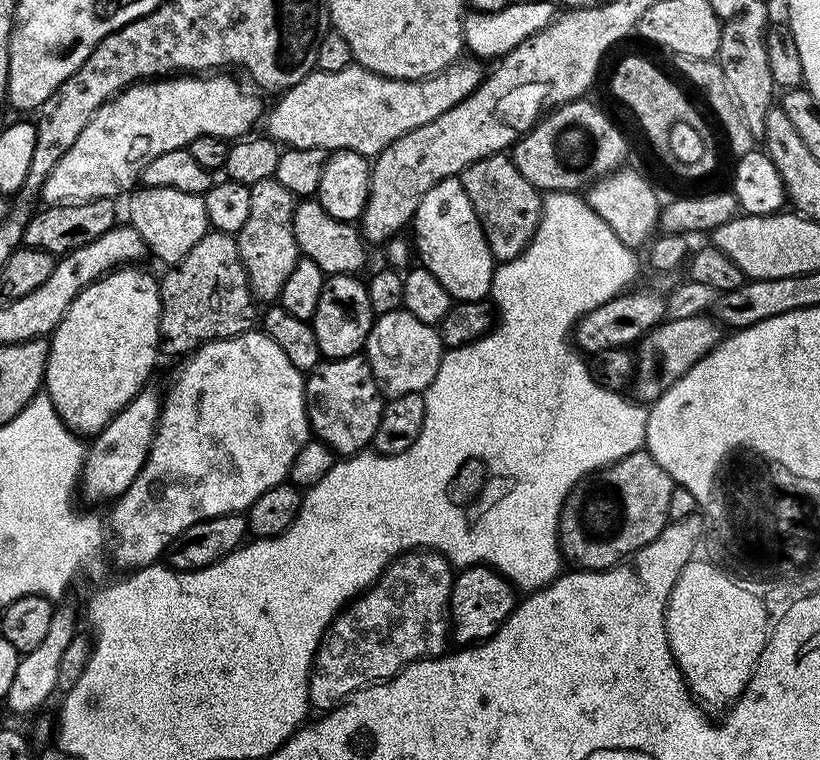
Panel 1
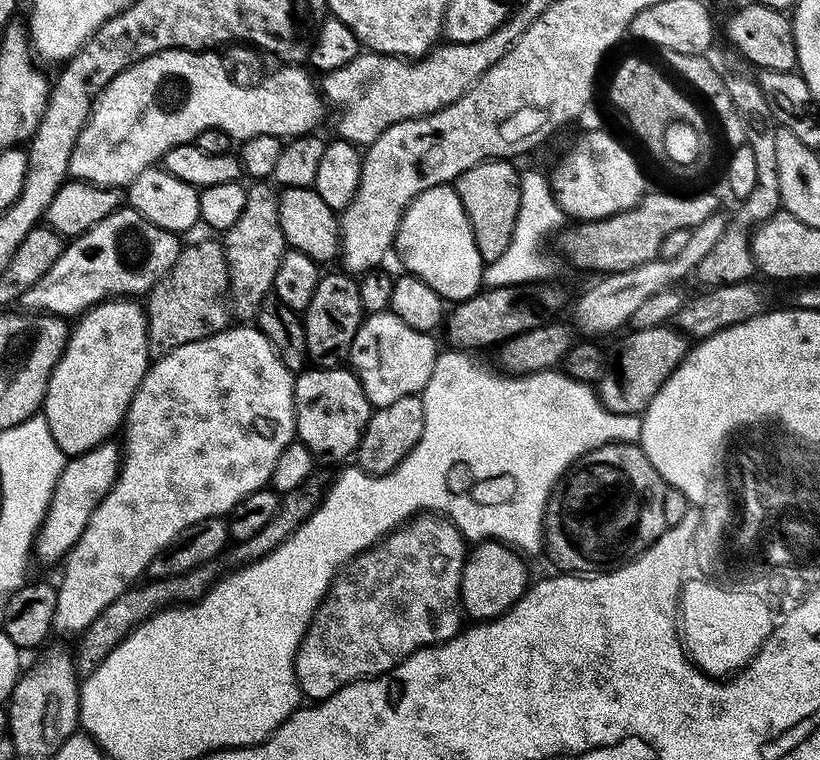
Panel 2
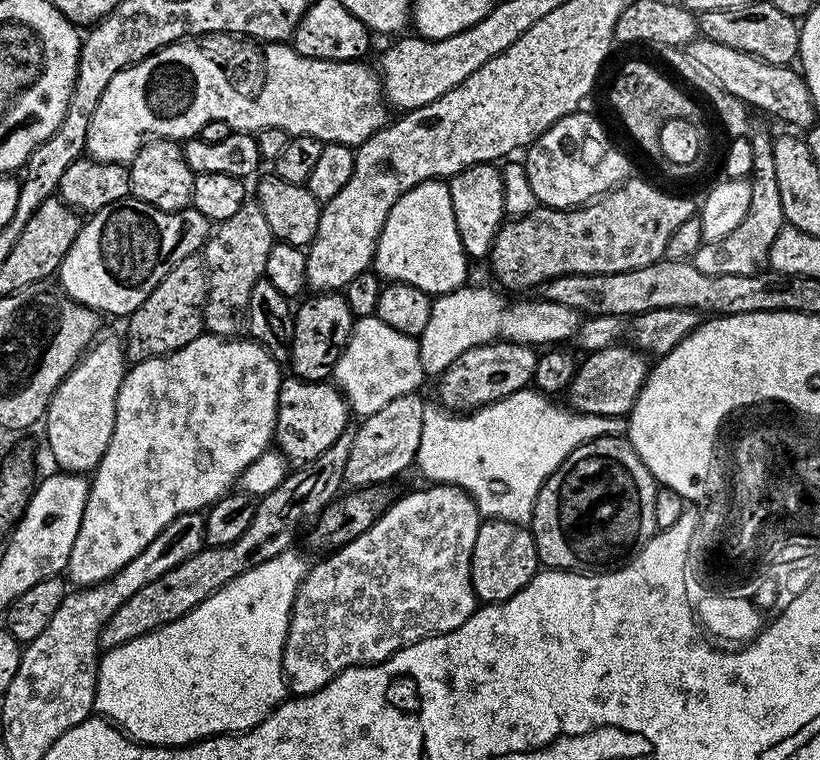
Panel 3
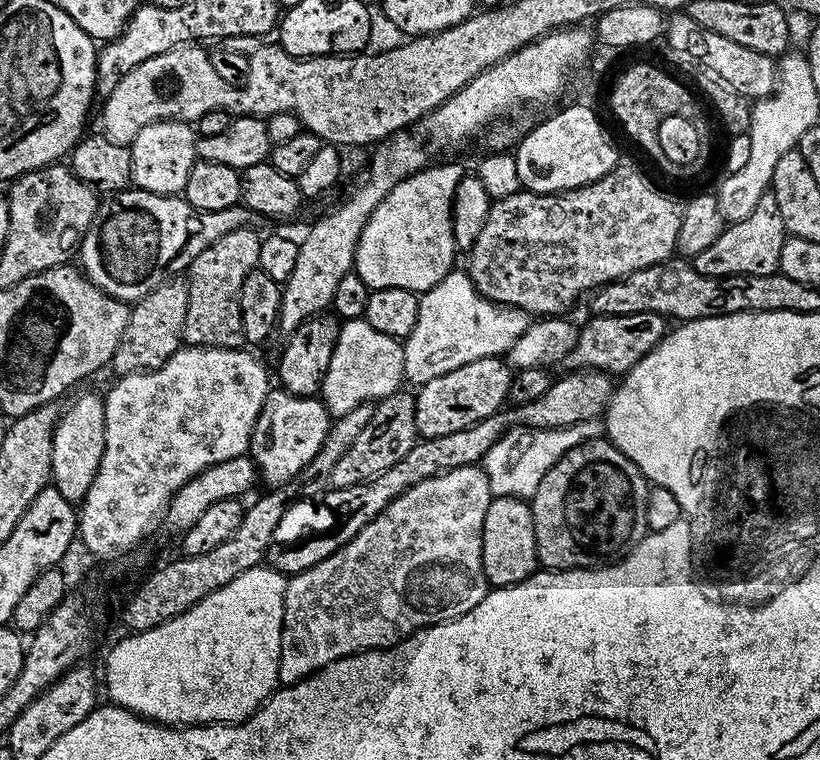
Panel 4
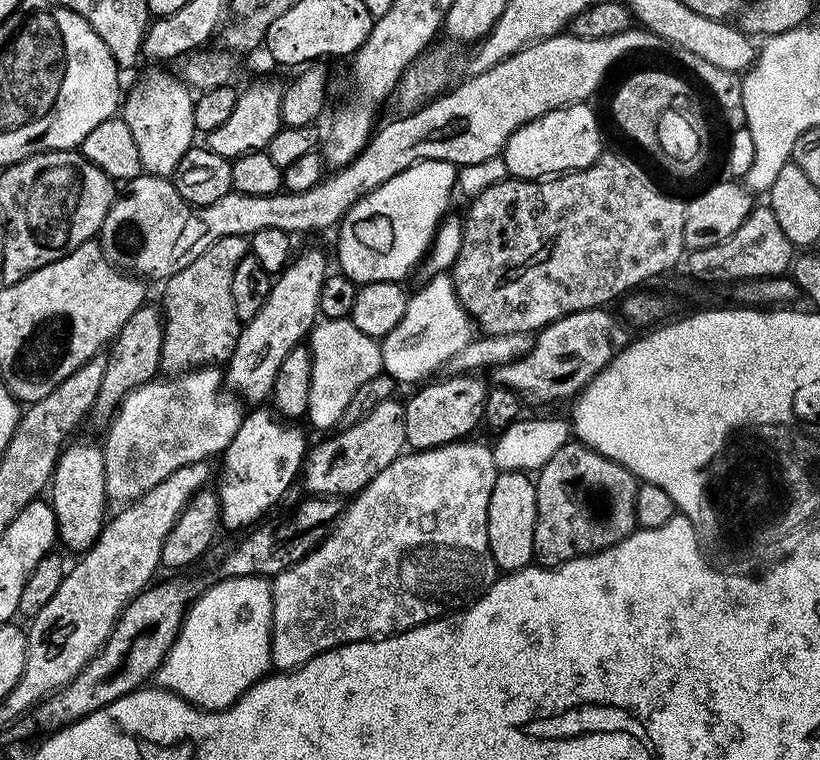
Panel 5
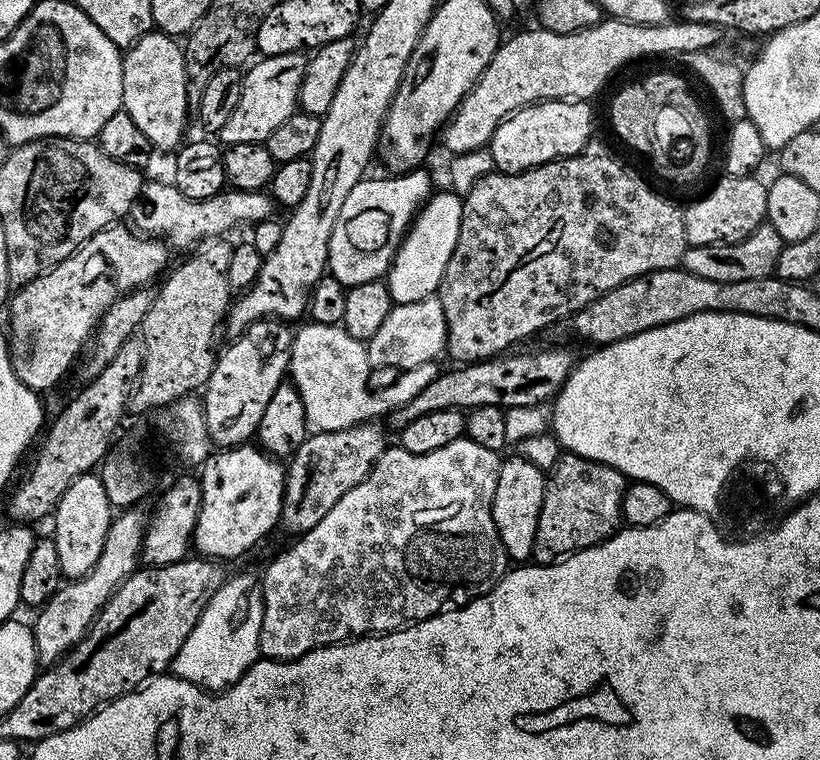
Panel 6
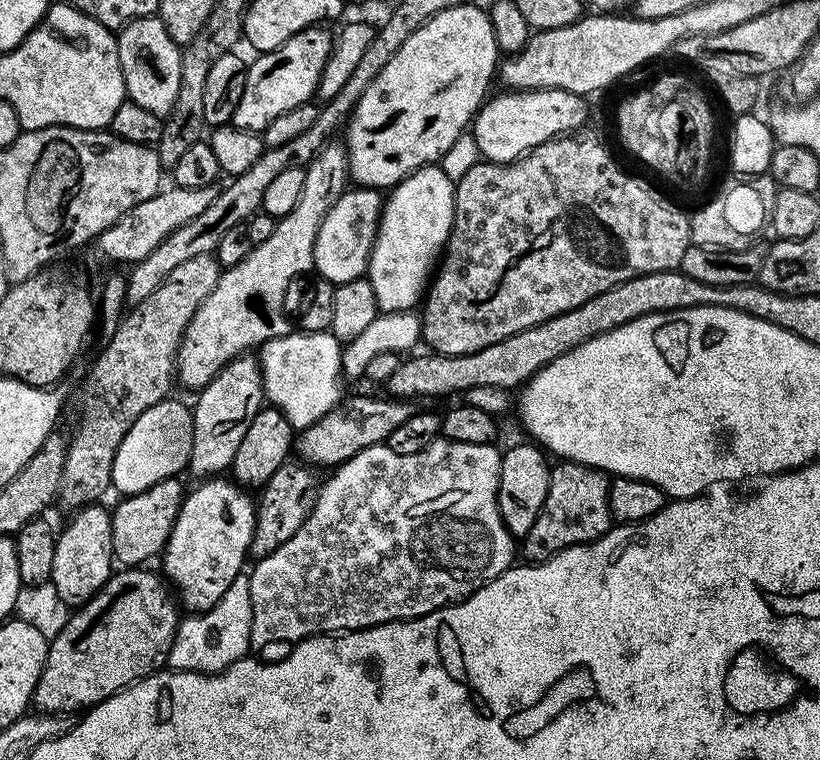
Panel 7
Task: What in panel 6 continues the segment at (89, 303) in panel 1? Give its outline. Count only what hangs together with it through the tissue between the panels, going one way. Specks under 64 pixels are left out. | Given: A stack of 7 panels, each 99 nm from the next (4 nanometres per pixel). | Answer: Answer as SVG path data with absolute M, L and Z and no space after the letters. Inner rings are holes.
M85 474L78 477L70 486L70 490L66 490L66 494L62 494L54 513L54 521L56 520L54 539L58 546L58 559L65 578L77 580L90 574L90 570L94 570L94 562L98 562L98 558L102 555L102 546L106 546L106 534L110 530L113 519L114 509L111 502L108 501L106 486L100 481L99 475Z

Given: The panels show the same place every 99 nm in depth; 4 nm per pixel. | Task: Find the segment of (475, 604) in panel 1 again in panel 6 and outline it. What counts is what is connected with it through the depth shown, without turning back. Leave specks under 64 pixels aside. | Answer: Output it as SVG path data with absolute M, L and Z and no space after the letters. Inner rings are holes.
M512 456L501 459L498 470L498 486L494 486L494 502L492 517L498 530L498 538L502 538L502 546L506 550L509 561L528 562L532 560L534 550L534 534L538 530L538 514L542 514L542 498L544 497L545 469L539 468L532 460L524 456Z

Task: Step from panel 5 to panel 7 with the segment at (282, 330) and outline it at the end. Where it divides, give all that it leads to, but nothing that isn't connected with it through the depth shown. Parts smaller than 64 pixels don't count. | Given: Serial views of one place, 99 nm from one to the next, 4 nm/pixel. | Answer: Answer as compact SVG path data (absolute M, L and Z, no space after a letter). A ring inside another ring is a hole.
M245 354L232 360L221 370L214 379L204 388L199 389L196 404L191 405L192 409L192 449L188 459L187 471L193 472L196 478L216 478L227 473L234 462L234 454L242 443L246 429L250 422L254 422L254 414L265 403L264 395L264 373L260 371L260 362L255 355Z

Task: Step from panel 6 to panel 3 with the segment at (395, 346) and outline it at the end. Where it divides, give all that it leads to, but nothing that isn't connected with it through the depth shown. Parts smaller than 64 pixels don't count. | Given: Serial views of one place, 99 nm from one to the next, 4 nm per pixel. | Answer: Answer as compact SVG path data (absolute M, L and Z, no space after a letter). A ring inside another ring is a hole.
M455 288L432 301L430 322L426 322L426 330L422 330L418 338L422 366L429 377L439 377L459 356L466 354L466 350L474 350L474 346L492 344L496 340L533 346L560 346L575 337L581 323L581 312L562 306L562 302L537 298L511 304L488 288Z

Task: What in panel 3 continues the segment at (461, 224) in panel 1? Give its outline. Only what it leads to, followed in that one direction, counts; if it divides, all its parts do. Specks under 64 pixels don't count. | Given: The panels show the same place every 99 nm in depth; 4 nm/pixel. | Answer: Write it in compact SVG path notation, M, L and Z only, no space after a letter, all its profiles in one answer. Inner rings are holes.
M427 180L414 186L390 210L376 243L374 268L385 281L418 286L435 298L465 287L470 261L454 222L450 190L444 180Z

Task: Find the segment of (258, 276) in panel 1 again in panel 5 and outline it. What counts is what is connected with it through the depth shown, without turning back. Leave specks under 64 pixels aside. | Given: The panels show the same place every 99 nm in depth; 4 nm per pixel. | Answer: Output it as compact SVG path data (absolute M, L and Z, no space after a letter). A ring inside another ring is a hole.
M245 237L218 238L190 266L168 277L164 288L164 345L160 355L160 372L178 376L205 366L226 362L238 346L242 321L234 310L231 287L234 282L234 266L249 255L250 244ZM220 360L220 361L219 361Z

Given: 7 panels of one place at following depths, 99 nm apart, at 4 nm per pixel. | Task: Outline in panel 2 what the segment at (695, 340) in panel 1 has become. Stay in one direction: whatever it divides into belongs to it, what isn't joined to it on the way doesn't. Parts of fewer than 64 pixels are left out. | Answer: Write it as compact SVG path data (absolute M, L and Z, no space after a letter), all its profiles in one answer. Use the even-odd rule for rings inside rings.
M672 326L629 331L628 337L616 352L616 361L607 365L604 377L598 382L602 406L614 414L640 416L654 402L654 394L662 390L666 378L674 374L690 351L690 341L683 332Z

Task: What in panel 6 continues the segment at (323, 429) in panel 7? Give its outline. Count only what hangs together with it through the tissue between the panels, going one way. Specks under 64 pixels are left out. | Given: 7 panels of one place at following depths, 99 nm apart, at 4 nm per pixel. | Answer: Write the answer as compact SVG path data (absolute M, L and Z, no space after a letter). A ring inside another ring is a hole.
M540 348L537 352L516 352L511 354L501 354L492 357L491 360L478 360L475 364L463 366L452 366L449 370L441 371L440 376L436 377L430 386L426 386L420 394L411 398L410 402L398 409L394 409L387 417L387 427L399 430L414 418L422 418L422 414L434 414L434 410L450 410L458 408L461 410L471 410L478 406L498 406L505 410L517 408L518 406L534 406L535 408L547 405L560 392L561 386L566 382L566 378L572 372L574 359L572 352L568 348Z

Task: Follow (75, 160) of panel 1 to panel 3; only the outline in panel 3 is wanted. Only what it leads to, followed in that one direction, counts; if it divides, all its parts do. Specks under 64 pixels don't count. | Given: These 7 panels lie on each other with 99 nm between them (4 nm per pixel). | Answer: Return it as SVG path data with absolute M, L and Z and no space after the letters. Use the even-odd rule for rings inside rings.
M268 42L268 88L264 88L264 96L260 96L257 104L248 104L248 100L236 96L236 92L224 84L220 68L216 68L208 56L200 56L196 48L175 48L171 44L110 78L106 90L102 90L102 98L98 98L98 106L94 106L90 130L86 130L86 152L98 162L128 166L149 140L190 140L199 137L206 122L226 122L233 132L258 134L267 128L277 128L286 130L289 137L313 136L325 144L358 146L386 123L383 118L386 101L380 73L375 67L367 68L366 65L359 60L311 60L298 54L291 43Z

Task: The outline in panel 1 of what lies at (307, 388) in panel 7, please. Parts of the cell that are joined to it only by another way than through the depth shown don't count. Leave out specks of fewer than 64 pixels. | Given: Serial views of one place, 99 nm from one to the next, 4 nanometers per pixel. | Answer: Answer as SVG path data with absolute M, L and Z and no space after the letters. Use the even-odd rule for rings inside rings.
M403 310L376 316L362 349L374 378L380 384L380 391L388 398L411 392L422 394L434 382L434 374L438 374L445 351L439 331L433 325L418 322L414 314Z

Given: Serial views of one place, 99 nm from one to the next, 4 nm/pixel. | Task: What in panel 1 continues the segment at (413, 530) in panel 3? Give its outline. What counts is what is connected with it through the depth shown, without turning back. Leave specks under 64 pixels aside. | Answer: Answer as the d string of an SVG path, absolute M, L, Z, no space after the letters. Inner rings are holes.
M436 550L405 552L403 556L393 559L371 588L361 592L337 615L320 639L316 658L312 661L312 675L308 677L308 699L313 709L331 710L337 707L338 702L369 684L391 680L397 672L413 663L414 658L426 660L445 655L444 643L450 640L448 599L454 579L454 568L448 565L448 560L447 555Z

